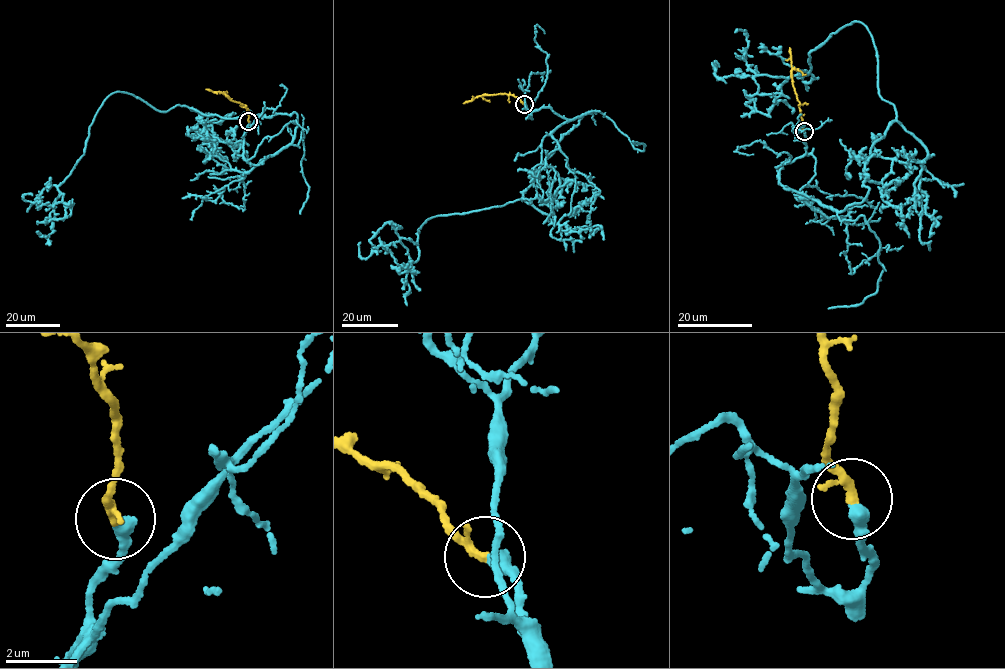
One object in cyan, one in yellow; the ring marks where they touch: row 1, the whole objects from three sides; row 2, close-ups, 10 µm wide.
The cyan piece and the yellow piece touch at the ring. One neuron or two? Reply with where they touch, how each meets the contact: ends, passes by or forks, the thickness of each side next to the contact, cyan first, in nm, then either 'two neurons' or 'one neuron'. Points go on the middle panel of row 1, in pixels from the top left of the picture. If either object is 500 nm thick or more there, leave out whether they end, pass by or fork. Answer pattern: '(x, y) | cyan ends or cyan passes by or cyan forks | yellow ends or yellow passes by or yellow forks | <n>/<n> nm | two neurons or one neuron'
(524, 104) | cyan ends | yellow ends | 400/260 nm | one neuron

